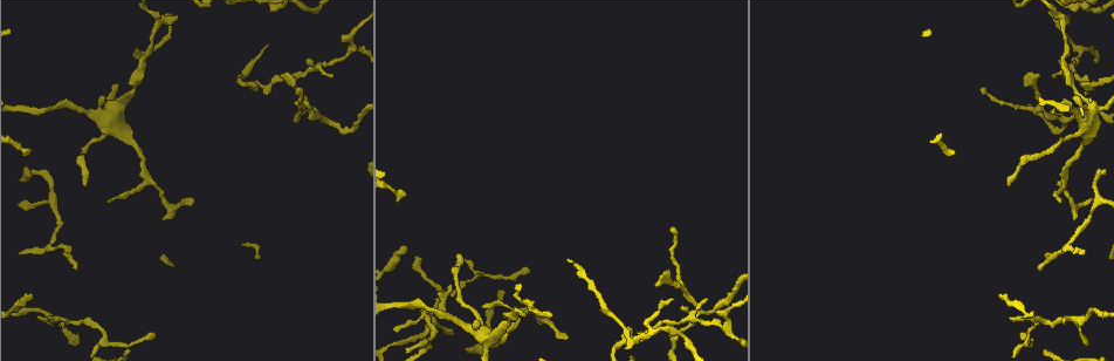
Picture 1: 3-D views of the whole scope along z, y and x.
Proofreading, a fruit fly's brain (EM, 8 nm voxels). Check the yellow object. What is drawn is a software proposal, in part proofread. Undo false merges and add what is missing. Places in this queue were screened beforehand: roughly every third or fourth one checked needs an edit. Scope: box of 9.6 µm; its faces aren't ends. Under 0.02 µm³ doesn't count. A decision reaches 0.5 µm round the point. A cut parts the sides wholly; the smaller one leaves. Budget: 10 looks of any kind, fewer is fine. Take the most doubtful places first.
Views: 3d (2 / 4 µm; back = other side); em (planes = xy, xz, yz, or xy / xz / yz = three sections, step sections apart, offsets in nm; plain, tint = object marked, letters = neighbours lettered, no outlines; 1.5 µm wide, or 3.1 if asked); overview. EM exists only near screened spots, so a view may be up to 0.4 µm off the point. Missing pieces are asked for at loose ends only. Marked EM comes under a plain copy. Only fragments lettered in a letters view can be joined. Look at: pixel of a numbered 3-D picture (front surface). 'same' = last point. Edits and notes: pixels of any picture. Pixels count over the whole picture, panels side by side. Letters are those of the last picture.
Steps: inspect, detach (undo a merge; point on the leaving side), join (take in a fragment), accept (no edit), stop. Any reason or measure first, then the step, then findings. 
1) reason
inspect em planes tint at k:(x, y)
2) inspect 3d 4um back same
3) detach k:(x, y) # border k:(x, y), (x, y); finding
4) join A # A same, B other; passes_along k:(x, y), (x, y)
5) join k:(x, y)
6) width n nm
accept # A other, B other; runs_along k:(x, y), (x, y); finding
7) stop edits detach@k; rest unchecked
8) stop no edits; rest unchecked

tapers out
inspect em planes tint at 1:(77, 343)

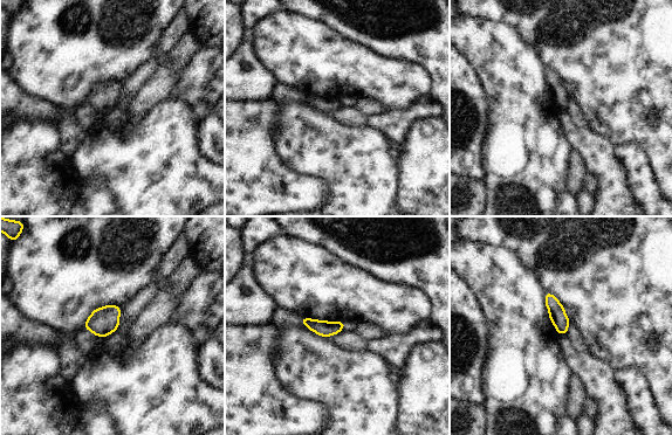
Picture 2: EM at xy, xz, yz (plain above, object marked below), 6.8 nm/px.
what lies round it
inspect em planes letters same

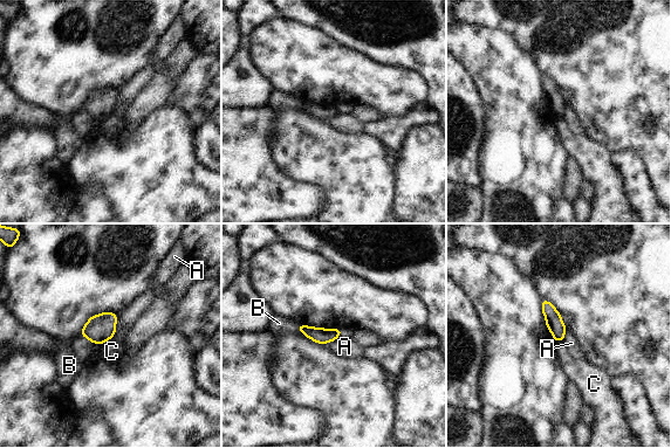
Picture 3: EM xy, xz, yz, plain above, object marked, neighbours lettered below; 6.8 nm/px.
width 110 nm
accept # A other, B other, C other; border 3:(113, 336), (101, 344); no lettered fragment goes on from it

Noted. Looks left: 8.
free end
inspect em xy step 8 tint at 1:(1106, 170)

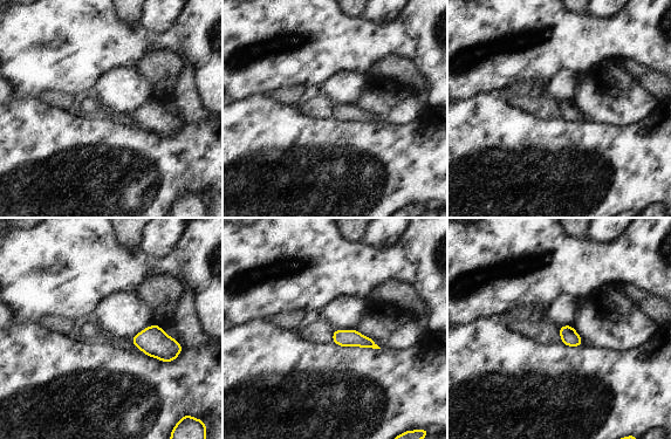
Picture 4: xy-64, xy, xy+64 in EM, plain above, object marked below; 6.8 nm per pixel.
inspect em xy step 8 letters same

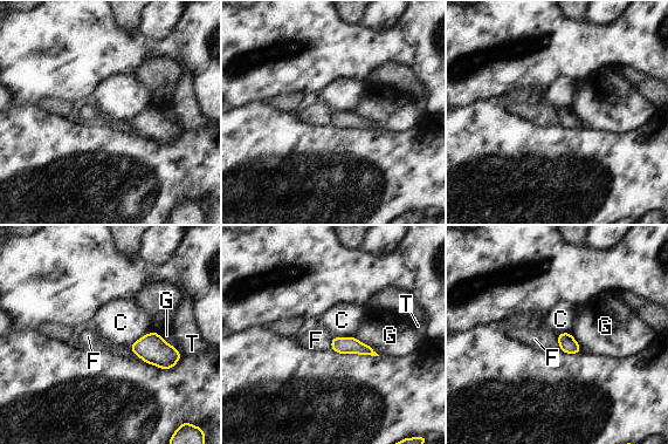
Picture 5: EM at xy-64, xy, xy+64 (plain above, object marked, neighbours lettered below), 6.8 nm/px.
accept # C other, F other, G other, T other; border 5:(355, 337), (369, 345), (379, 355); none of them fits

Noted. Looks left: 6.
tapers out
inspect em planes tint at 1:(708, 299)

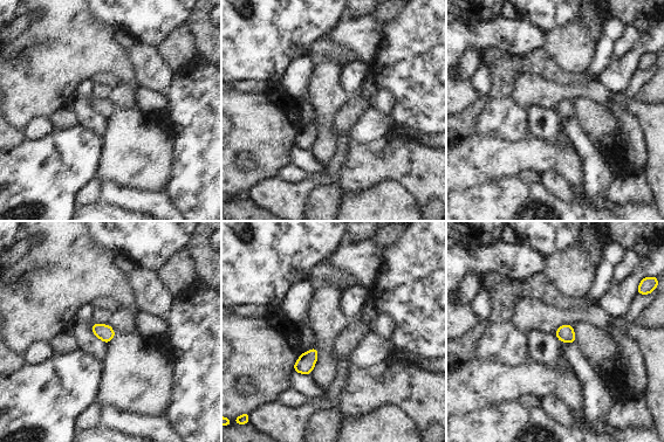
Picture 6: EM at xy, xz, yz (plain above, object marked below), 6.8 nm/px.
inspect em planes letters same

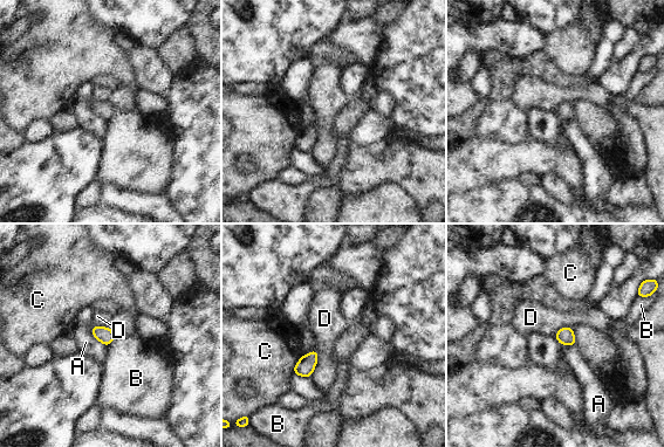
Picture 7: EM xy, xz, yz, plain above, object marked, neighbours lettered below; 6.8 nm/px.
longest_contact D 200 nm
accept # A other, B other, C other, D other; border 7:(116, 337), (107, 346); none of them fits

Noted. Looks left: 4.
sharp bend
inspect 3d 2um at 1:(1104, 79)

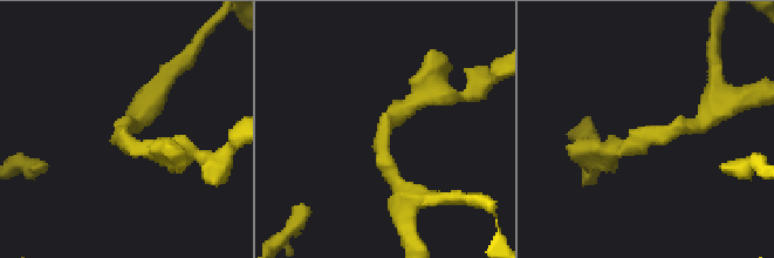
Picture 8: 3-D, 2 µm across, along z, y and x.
inspect em planes letters at 8:(118, 136)

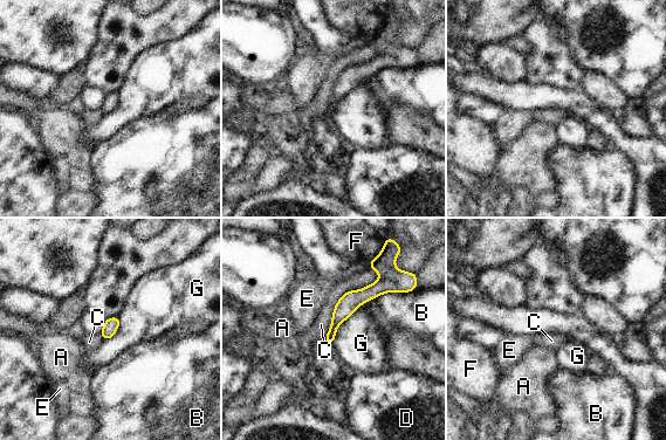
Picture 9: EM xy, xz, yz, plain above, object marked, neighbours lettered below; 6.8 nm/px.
longest_contact C 600 nm
accept # A other, B other, C other, D other, E other, F other, G other; runs_along 9:(389, 288), (359, 296), (329, 338); all the same neuron

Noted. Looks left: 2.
stop no edits; rest unchecked

